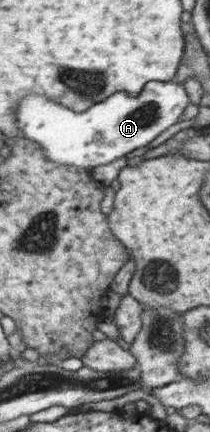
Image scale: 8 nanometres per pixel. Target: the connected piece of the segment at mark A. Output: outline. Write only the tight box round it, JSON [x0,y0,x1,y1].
[16,81,189,168]

